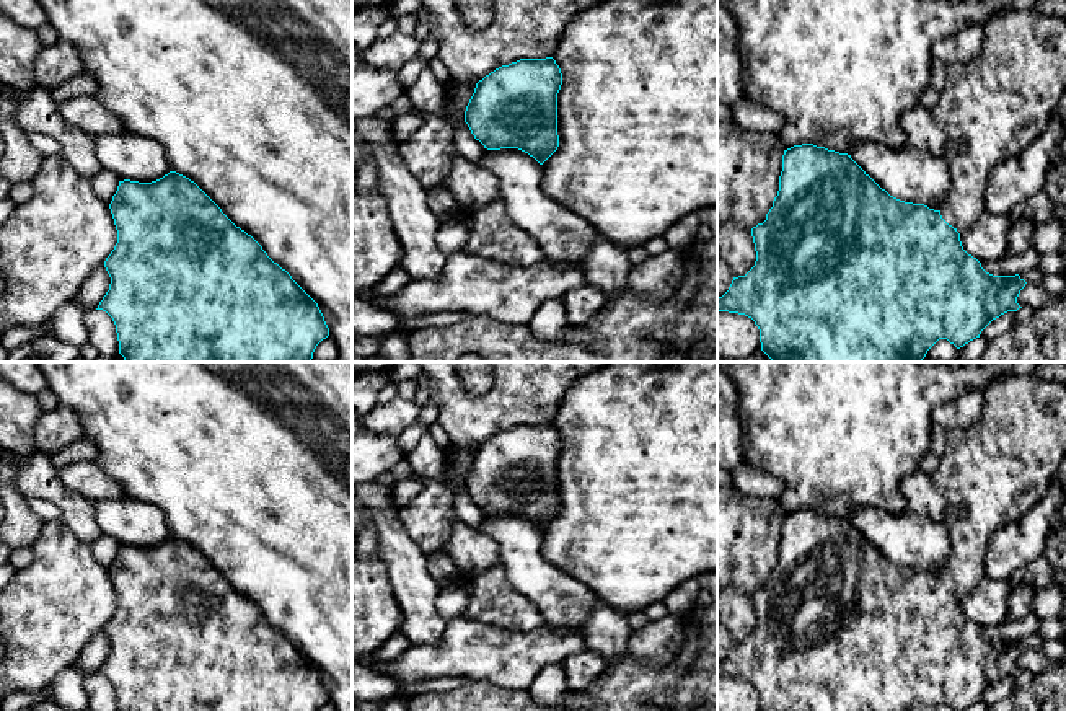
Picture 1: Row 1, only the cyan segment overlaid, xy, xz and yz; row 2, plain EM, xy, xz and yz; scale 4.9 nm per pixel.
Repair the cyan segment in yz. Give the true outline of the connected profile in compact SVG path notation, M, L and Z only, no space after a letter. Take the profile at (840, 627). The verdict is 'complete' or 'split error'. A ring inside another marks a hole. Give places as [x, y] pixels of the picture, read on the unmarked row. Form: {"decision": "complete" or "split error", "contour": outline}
{"decision": "split error", "contour": "M1009 375L991 383L985 391L985 406L980 417L968 427L947 431L945 452L939 468L932 475L932 483L945 494L947 512L944 523L949 528L950 554L940 576L924 569L900 566L882 554L848 519L817 512L813 509L794 510L784 515L779 556L766 585L751 594L756 616L755 631L745 639L733 643L729 656L717 662L717 675L738 678L751 683L760 695L761 711L934 711L939 704L947 704L954 711L965 711L980 703L981 696L996 683L1007 677L1022 673L1017 669L1025 646L1015 641L993 641L981 633L981 628L968 620L960 607L965 597L985 577L985 553L989 537L996 528L1020 520L1048 492L1051 479L1058 475L1066 457L1066 386L1059 382L1046 382L1035 375Z"}

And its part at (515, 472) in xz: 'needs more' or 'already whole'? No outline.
already whole

